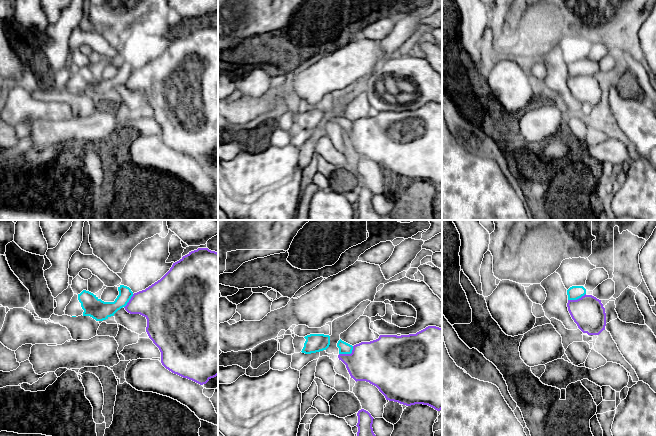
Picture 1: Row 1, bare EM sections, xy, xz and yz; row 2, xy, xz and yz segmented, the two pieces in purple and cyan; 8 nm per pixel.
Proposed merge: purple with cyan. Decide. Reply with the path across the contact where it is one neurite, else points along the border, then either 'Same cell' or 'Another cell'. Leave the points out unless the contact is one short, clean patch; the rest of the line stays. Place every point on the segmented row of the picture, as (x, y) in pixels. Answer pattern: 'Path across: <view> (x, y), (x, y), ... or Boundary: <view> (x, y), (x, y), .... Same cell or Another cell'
Boundary: xz (353, 346), (350, 353), (339, 354). Another cell

